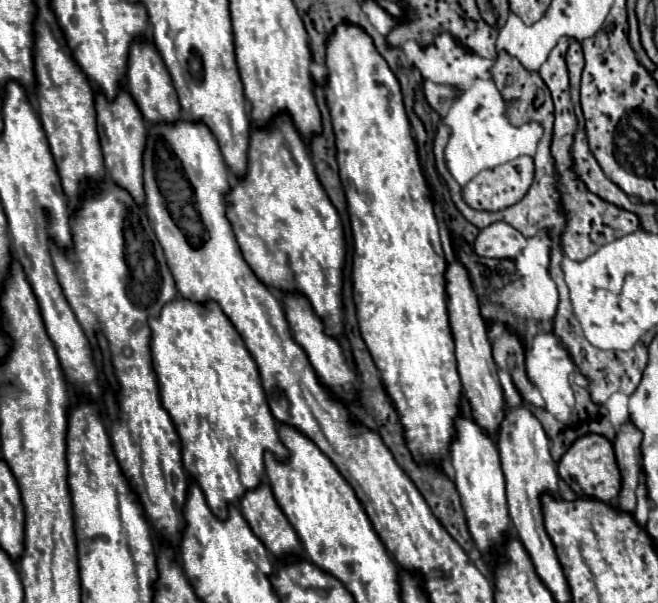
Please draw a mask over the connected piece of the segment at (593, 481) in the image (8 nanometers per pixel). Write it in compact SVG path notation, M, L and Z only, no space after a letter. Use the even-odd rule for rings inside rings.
M584 435L572 443L558 463L558 475L576 493L576 497L598 499L610 503L620 491L620 471L616 465L612 443L602 435ZM618 487L618 489L616 489Z

